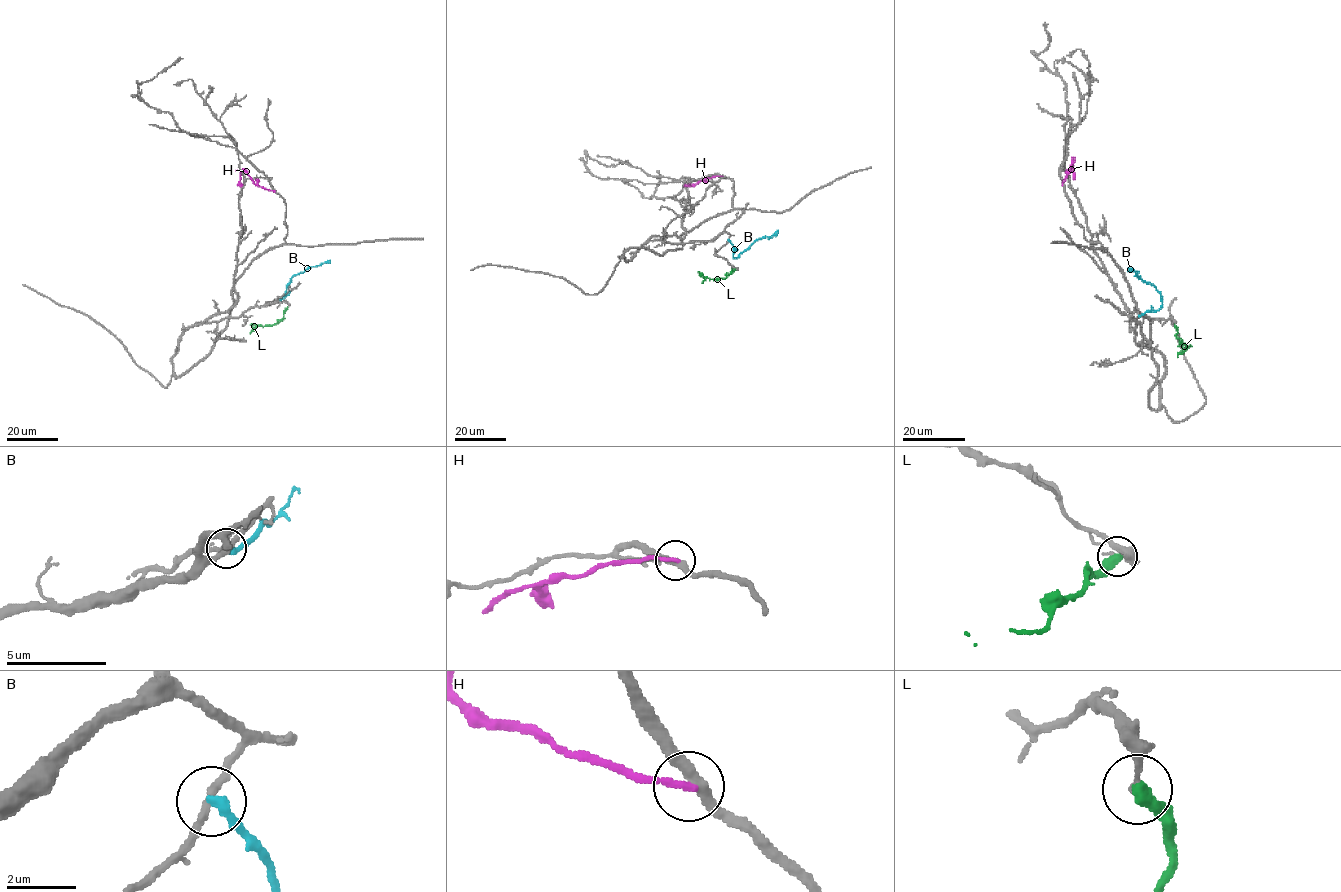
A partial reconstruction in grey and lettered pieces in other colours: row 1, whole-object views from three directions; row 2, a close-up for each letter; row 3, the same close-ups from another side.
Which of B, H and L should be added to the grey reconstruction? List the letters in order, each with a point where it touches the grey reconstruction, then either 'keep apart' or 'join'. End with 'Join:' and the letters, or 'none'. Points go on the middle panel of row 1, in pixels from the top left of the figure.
B: meets grey at (728, 240); keep apart
H: meets grey at (722, 176); keep apart
L: meets grey at (735, 269); keep apart
Join: none

